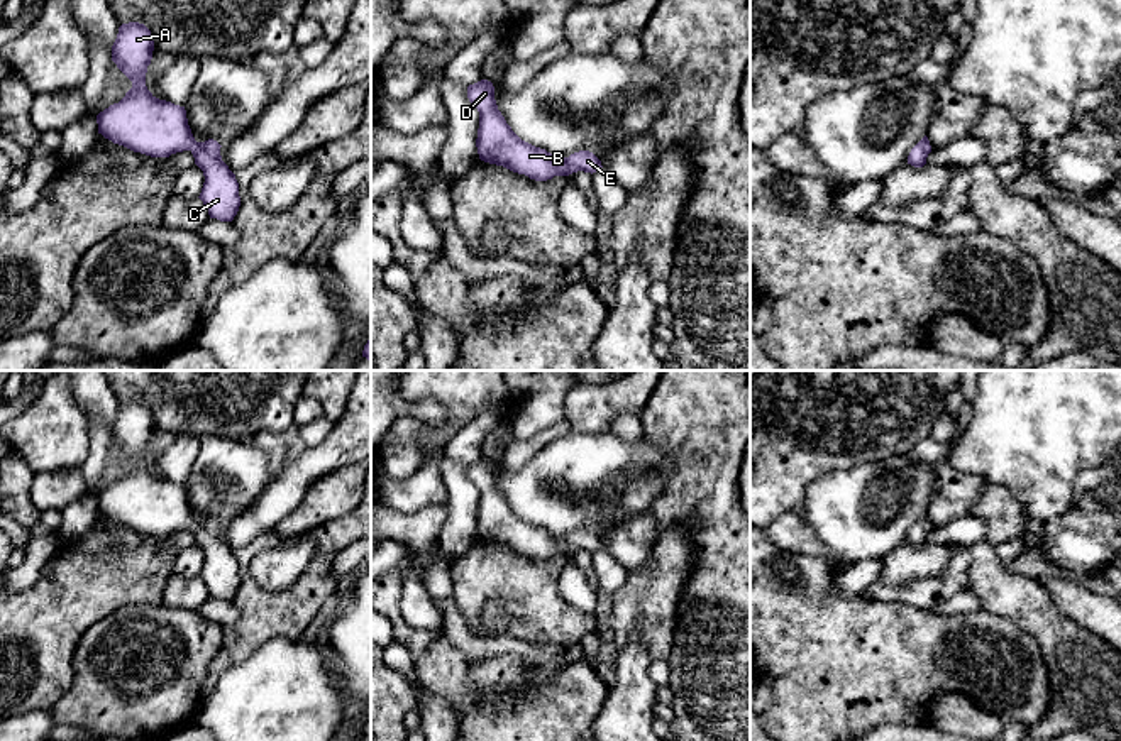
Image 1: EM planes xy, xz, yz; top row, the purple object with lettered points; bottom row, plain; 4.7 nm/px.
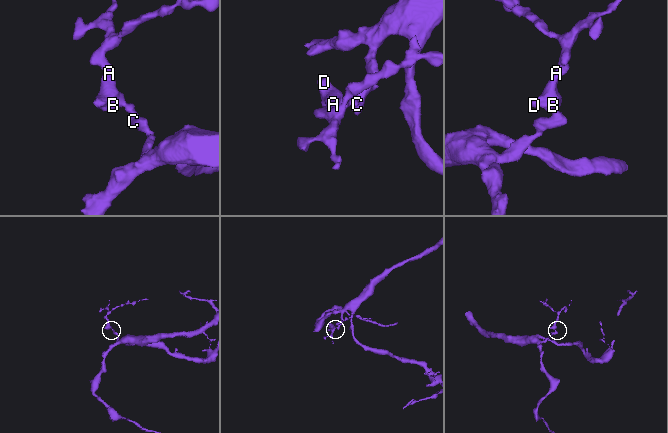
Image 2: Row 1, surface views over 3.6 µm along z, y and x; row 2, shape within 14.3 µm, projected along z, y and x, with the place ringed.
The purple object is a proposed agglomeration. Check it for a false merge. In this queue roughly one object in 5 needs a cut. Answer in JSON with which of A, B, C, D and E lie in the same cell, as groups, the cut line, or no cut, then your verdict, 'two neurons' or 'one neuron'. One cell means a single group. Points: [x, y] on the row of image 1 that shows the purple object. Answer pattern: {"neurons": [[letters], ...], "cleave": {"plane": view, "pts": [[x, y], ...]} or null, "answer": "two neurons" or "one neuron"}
{"neurons": [["A", "B", "C", "D", "E"]], "cleave": null, "answer": "one neuron"}

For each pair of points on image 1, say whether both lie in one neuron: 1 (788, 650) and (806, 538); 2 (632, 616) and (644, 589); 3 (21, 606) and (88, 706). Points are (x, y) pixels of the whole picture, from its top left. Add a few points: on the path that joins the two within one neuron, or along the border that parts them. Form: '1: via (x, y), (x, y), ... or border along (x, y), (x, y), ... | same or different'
1: border along (767, 535), (783, 550), (828, 559) | different
2: via (634, 609), (644, 596) | same
3: border along (78, 643), (73, 653), (73, 682), (49, 709) | different

